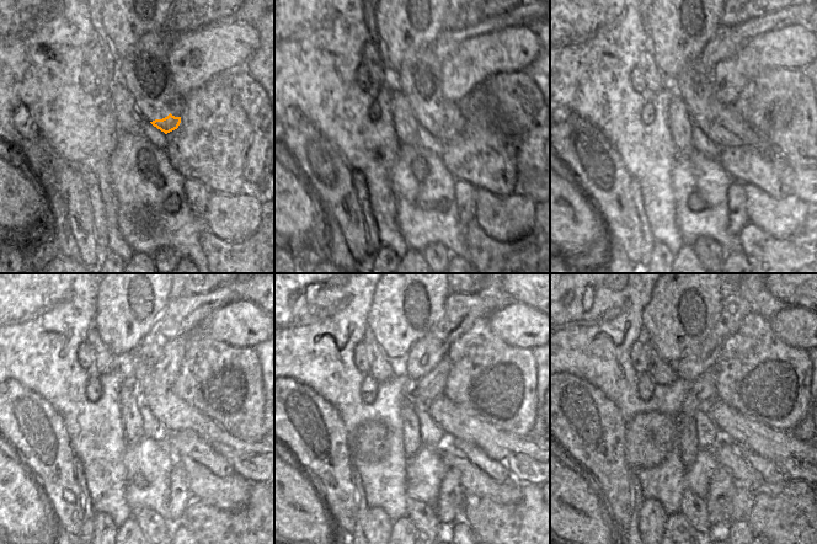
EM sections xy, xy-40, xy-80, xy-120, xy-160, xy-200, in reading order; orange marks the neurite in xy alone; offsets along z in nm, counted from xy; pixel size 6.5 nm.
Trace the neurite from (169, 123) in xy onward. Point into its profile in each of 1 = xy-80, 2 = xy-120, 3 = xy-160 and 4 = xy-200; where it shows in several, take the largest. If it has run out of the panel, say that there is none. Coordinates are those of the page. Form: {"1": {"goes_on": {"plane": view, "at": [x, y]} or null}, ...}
{"1": {"goes_on": {"plane": "xy-80", "at": [722, 131]}}, "2": {"goes_on": {"plane": "xy-120", "at": [249, 459]}}, "3": {"goes_on": {"plane": "xy-160", "at": [523, 458]}}, "4": {"goes_on": {"plane": "xy-200", "at": [800, 460]}}}

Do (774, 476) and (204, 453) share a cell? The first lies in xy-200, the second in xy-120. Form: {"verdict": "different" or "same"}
{"verdict": "same"}

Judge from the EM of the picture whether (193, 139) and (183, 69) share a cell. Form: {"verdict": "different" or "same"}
{"verdict": "different"}

